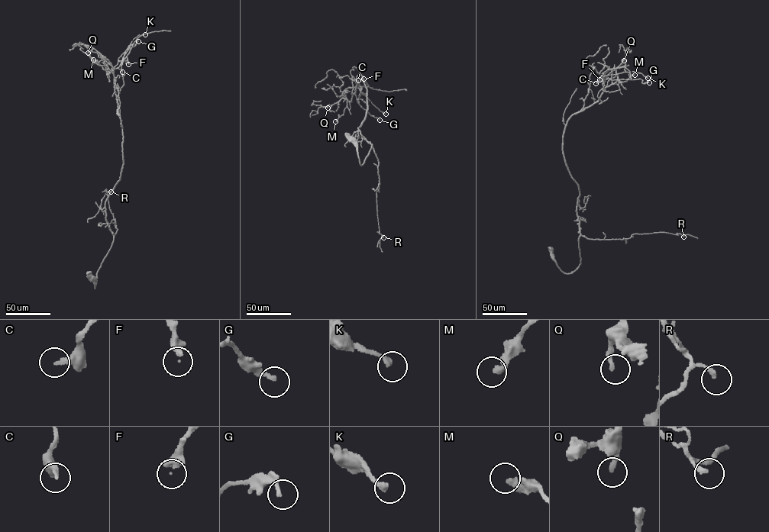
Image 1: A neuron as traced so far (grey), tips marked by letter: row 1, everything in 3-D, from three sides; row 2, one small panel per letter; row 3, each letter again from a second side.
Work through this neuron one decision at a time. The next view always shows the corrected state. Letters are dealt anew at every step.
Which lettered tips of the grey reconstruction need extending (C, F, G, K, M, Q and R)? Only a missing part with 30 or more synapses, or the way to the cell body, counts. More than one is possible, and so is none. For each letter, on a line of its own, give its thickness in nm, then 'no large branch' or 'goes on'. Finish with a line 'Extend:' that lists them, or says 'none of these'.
C: 200 nm | no large branch
F: 340 nm | goes on
G: 240 nm | no large branch
K: 260 nm | no large branch
M: 320 nm | goes on
Q: 220 nm | goes on
R: 200 nm | no large branch
Extend: F, M, Q

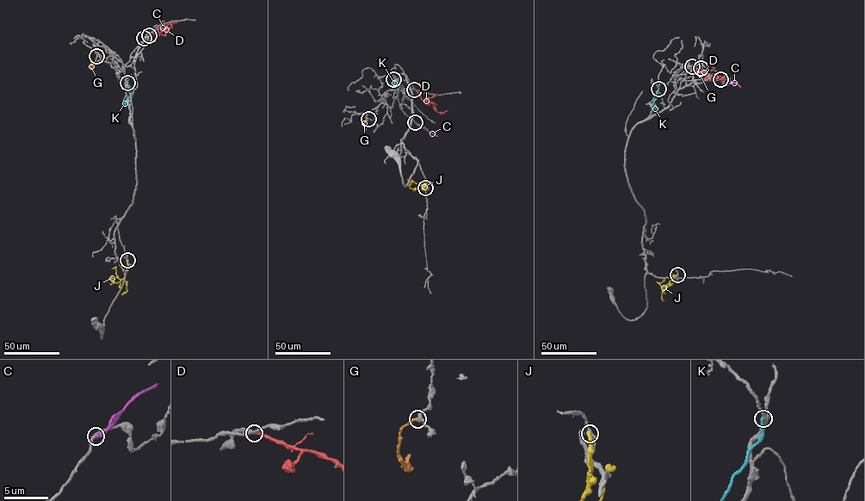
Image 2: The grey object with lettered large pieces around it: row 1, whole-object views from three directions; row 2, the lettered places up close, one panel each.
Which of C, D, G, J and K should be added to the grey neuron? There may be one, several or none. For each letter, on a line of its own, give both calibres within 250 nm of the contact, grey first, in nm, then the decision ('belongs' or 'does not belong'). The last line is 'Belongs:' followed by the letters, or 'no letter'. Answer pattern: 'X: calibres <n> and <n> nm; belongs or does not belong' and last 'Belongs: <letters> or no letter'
C: calibres 220 and 300 nm; does not belong
D: calibres 280 and 280 nm; does not belong
G: calibres 360 and 200 nm; belongs
J: calibres 220 and 550 nm; does not belong
K: calibres 280 and 240 nm; does not belong
Belongs: G

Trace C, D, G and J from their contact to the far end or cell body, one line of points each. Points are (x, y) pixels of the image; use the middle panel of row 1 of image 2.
C: (415, 122), (437, 136)
D: (414, 89), (423, 100), (434, 103), (435, 111), (441, 113), (447, 111)
G: (368, 119), (363, 124), (367, 127), (364, 131)
J: (425, 188), (420, 185), (414, 190), (410, 187)

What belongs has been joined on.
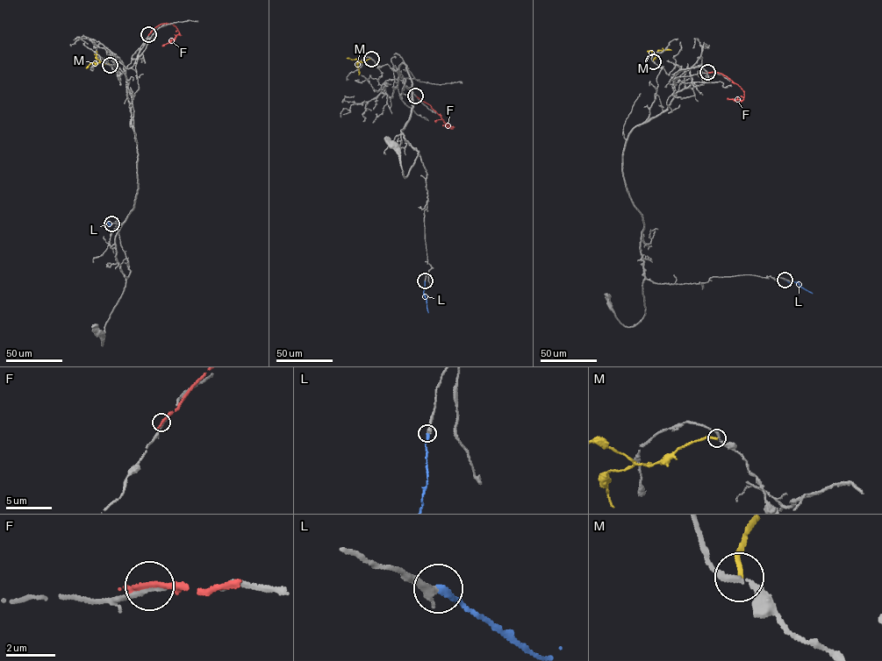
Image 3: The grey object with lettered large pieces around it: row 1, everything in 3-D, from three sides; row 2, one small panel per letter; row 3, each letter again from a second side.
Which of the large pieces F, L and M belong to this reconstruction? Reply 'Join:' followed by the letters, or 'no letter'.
Join: L

